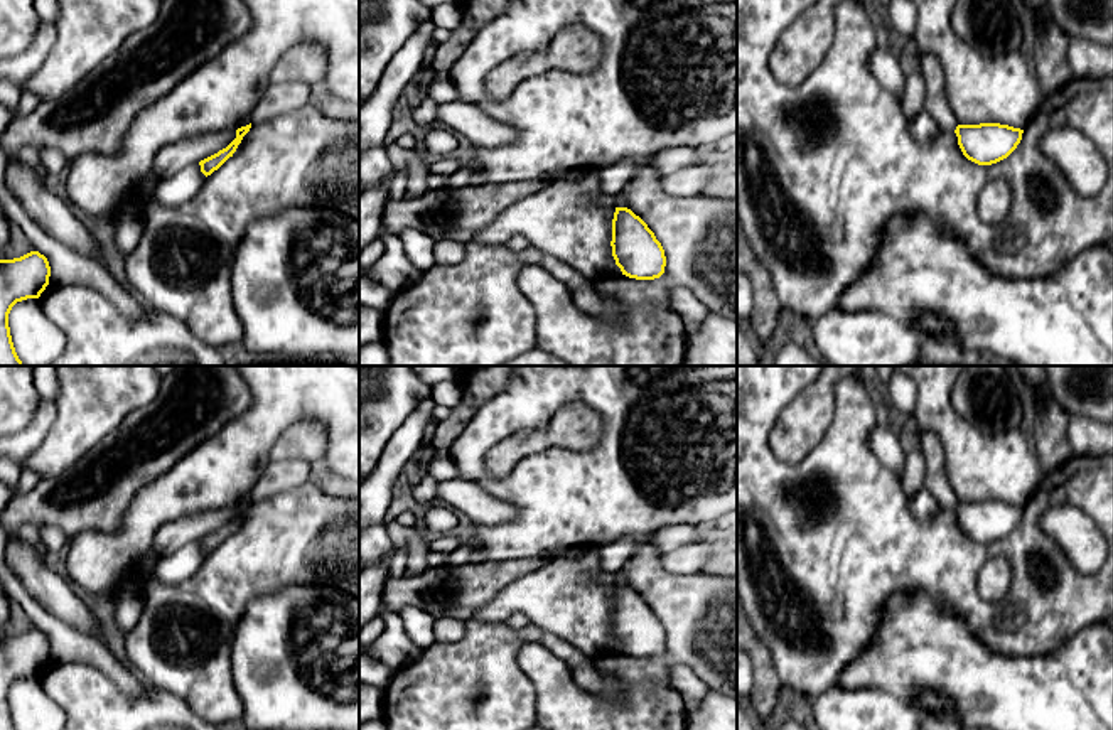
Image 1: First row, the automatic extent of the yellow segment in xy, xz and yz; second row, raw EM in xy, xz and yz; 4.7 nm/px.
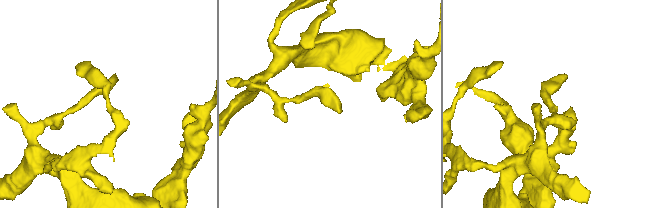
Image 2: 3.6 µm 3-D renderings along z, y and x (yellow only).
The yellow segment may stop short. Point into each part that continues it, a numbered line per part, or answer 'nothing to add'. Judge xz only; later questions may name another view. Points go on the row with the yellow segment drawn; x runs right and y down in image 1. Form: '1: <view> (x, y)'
nothing to add

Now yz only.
nothing to add

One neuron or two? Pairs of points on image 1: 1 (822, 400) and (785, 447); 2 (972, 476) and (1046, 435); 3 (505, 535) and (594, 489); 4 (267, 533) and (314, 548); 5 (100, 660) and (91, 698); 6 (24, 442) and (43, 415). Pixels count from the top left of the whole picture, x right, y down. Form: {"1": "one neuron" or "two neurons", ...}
{"1": "one neuron", "2": "two neurons", "3": "one neuron", "4": "one neuron", "5": "two neurons", "6": "one neuron"}

